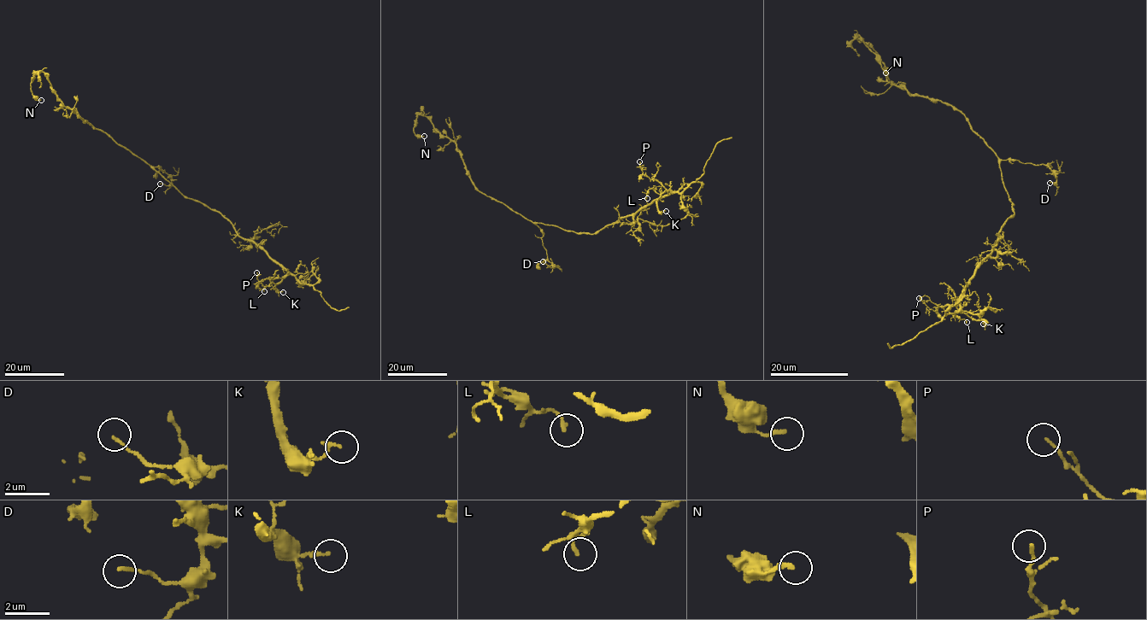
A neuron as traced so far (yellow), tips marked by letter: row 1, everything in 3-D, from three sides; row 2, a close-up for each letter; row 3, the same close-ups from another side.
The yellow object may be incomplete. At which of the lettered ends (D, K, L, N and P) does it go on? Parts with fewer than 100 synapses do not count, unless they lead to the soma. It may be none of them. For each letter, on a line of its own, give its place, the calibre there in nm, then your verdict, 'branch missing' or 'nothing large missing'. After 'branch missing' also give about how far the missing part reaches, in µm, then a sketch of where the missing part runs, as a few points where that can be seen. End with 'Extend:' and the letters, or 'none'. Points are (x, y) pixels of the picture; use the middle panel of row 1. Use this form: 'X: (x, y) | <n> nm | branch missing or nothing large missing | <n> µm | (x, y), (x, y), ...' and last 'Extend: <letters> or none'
D: (543, 261) | 120 nm | nothing large missing
K: (666, 211) | 180 nm | nothing large missing
L: (647, 198) | 160 nm | nothing large missing
N: (424, 136) | 200 nm | nothing large missing
P: (639, 161) | 120 nm | nothing large missing
Extend: none

